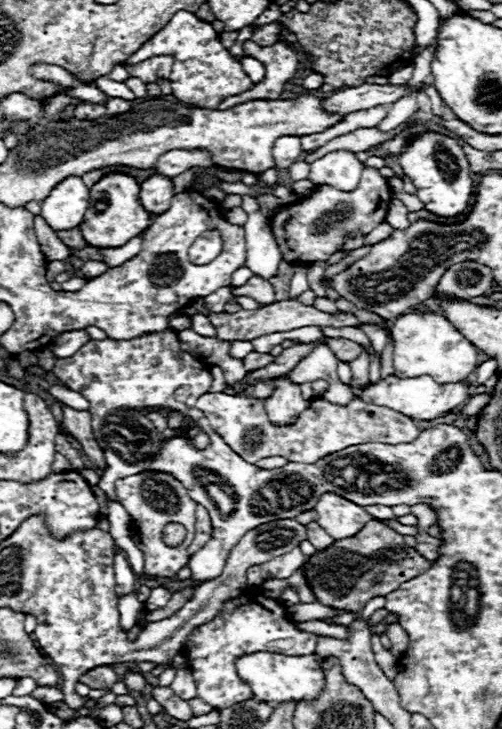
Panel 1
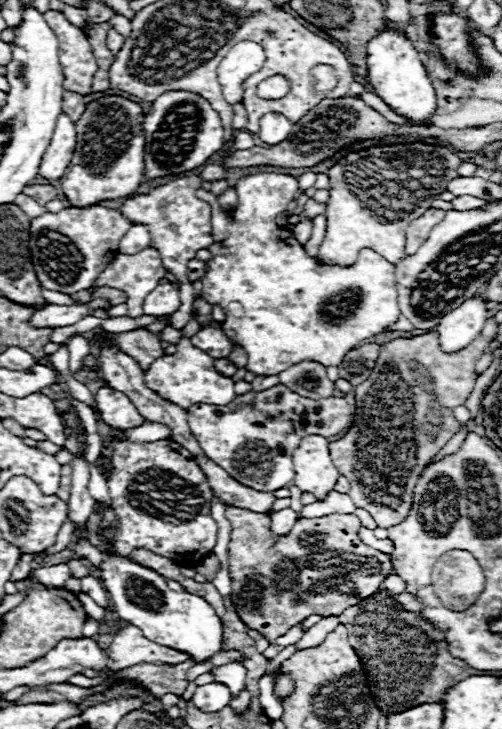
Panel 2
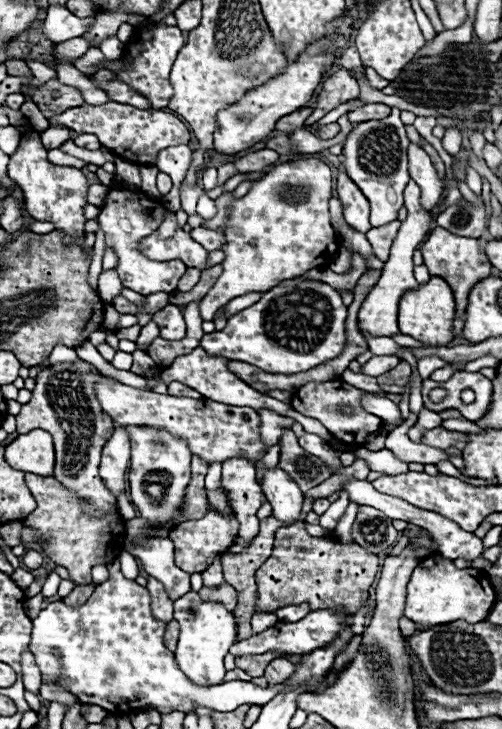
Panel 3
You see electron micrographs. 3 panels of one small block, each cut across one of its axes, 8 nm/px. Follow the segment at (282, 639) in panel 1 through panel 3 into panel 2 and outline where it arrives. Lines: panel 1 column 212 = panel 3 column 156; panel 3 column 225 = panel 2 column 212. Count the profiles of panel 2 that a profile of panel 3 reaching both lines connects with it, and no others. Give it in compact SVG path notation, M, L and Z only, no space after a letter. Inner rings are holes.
M210 682L210 684L204 684L204 686L198 686L196 688L196 692L192 696L192 702L202 712L218 712L224 706L228 706L230 692L228 692L226 686L216 684L216 682Z

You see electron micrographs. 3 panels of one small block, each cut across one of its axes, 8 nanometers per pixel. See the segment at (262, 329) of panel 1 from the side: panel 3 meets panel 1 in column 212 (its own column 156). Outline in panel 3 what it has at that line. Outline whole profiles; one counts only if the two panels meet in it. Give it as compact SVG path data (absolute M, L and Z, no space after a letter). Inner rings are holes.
M168 304L160 312L156 312L152 320L160 328L160 338L164 340L180 340L186 336L186 324L182 318L182 310L174 304Z

